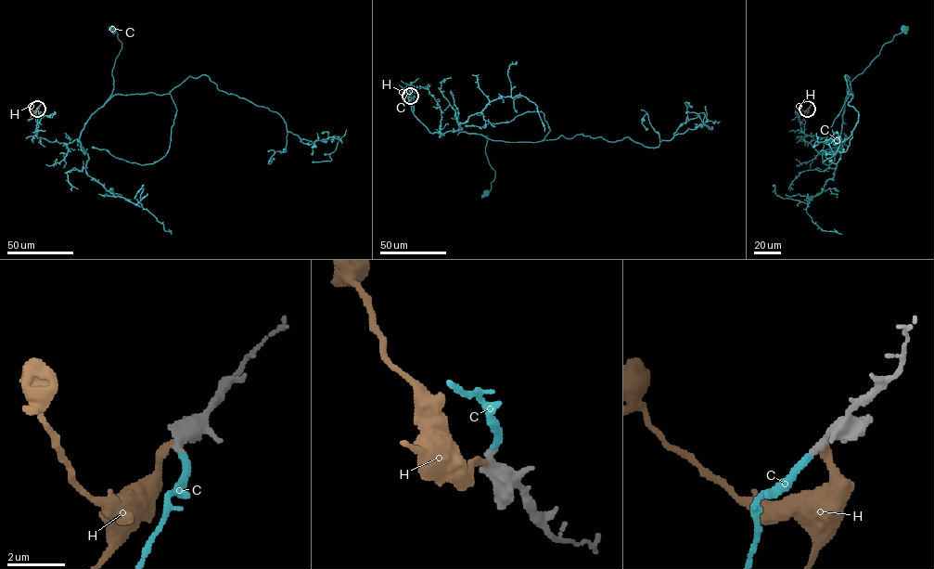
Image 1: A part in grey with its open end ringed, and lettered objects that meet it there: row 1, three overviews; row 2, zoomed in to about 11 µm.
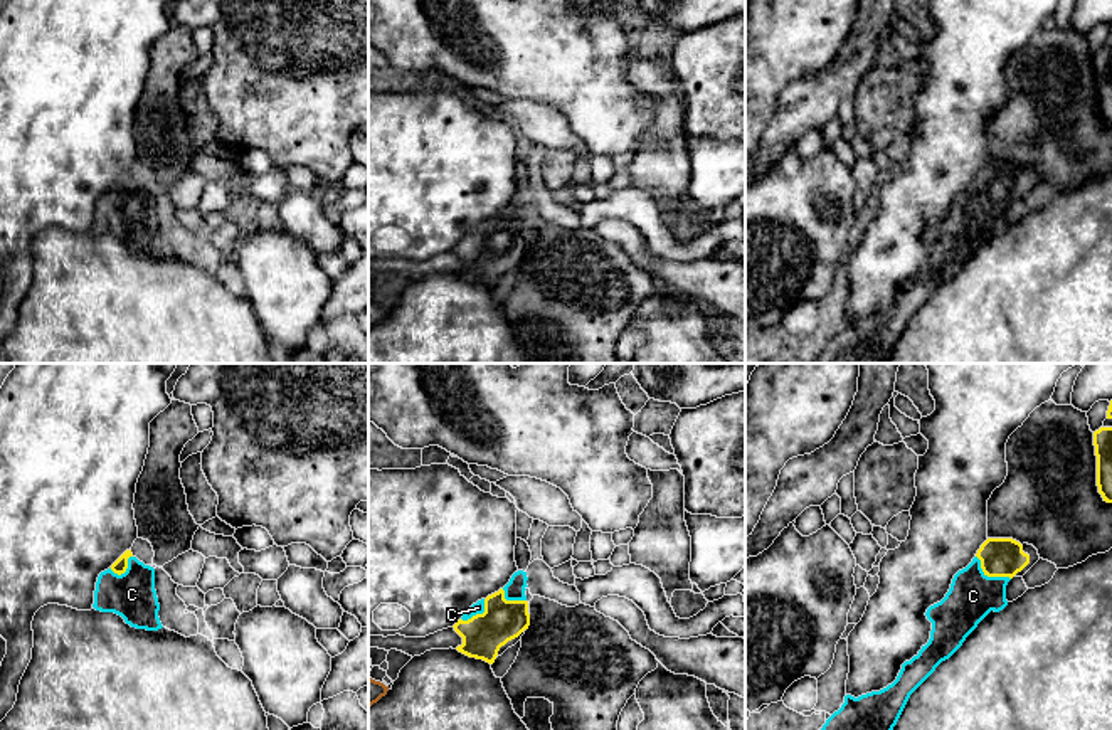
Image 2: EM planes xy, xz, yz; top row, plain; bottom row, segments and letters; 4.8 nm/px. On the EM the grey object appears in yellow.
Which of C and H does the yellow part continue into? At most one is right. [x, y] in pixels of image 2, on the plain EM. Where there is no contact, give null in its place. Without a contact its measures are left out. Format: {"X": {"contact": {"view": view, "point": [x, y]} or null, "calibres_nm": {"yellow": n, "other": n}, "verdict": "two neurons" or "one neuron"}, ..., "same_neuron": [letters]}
{"C": {"contact": {"view": "yz", "point": [990, 199]}, "calibres_nm": {"yellow": 190, "other": 220}, "verdict": "one neuron"}, "H": {"contact": null, "verdict": "two neurons"}, "same_neuron": ["C"]}

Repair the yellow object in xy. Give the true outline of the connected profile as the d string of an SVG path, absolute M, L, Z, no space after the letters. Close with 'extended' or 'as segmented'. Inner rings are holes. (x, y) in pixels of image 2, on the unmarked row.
M126 173L96 205L93 230L114 235L136 252L158 254L160 227L155 214L155 192Z; extended

